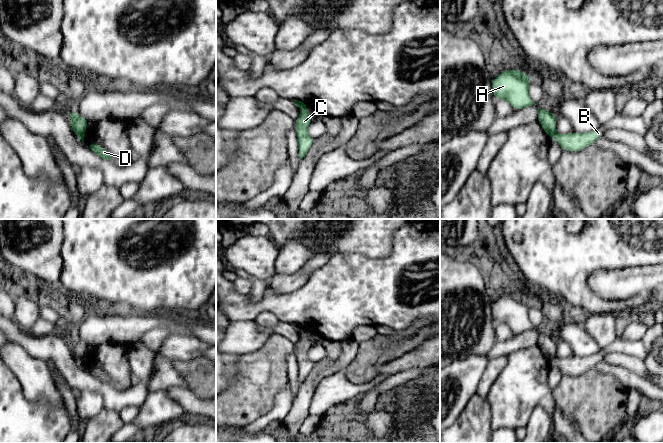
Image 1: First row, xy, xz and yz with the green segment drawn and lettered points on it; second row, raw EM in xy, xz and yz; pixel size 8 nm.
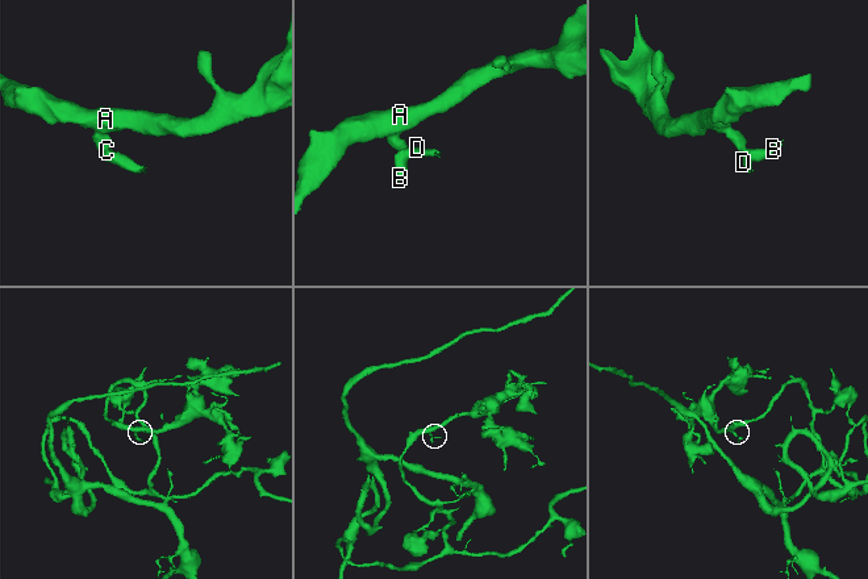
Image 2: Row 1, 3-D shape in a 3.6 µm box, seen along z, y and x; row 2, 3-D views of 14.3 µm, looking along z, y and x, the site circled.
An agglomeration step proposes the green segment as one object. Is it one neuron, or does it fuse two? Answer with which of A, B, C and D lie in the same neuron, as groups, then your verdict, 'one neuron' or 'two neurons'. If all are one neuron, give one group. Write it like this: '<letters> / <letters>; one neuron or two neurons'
A / B C D; two neurons

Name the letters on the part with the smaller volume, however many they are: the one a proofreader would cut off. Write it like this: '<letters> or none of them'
B, C, D

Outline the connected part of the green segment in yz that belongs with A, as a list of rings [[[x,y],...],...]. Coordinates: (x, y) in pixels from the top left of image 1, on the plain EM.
[[[517,292],[505,294],[492,303],[493,320],[506,324],[514,334],[537,329],[528,316],[531,303],[531,300],[520,296]]]

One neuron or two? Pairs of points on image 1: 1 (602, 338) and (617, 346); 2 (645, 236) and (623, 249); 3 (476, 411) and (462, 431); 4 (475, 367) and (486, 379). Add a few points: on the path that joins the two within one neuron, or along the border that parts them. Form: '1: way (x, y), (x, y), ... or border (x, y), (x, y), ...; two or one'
1: border (616, 338), (612, 343), (601, 349); two
2: way (640, 236), (636, 236), (628, 244); one
3: way (476, 416), (467, 426); one
4: border (489, 360), (476, 391); two

